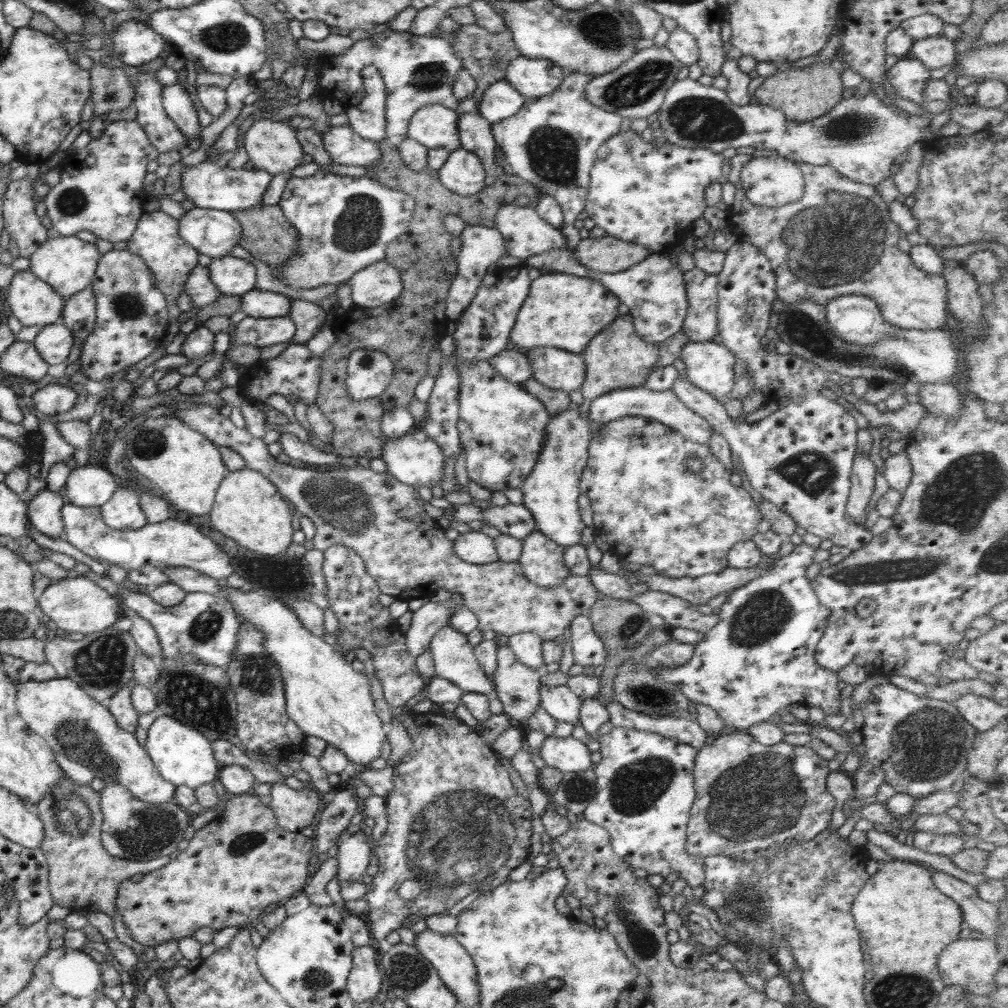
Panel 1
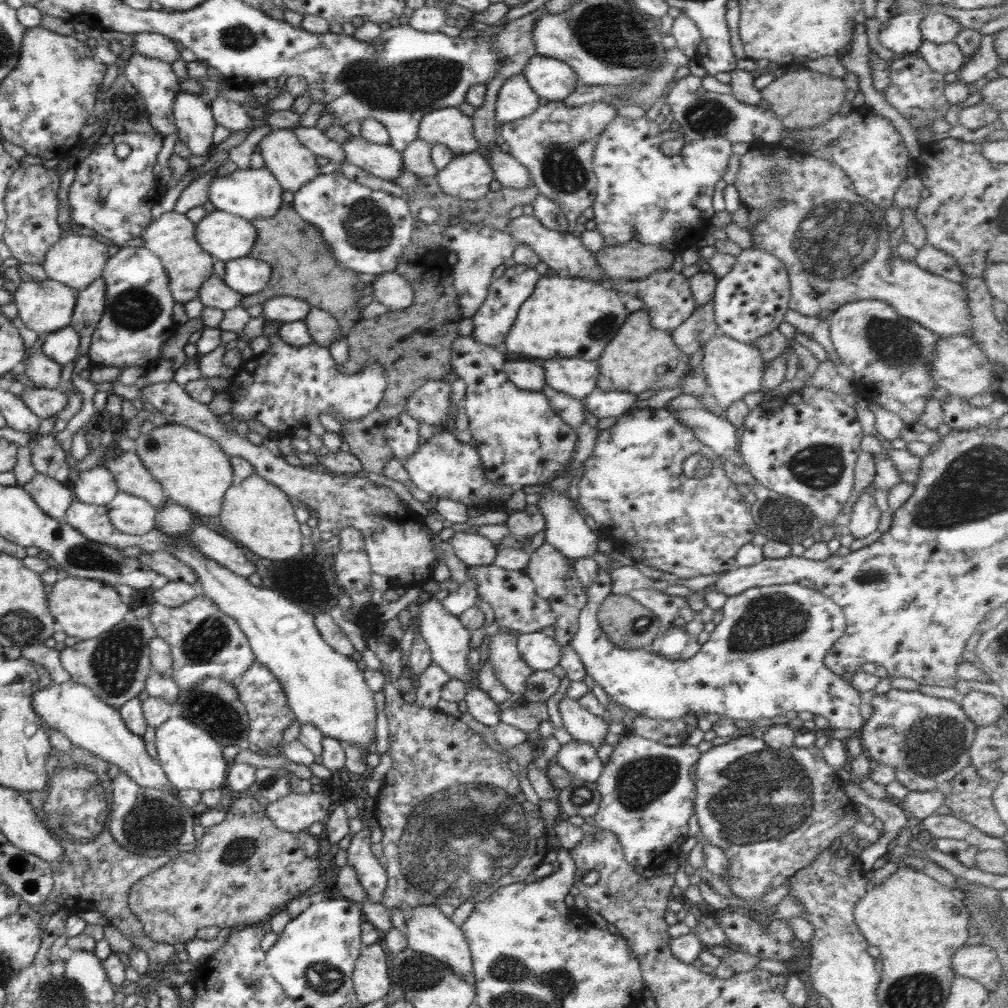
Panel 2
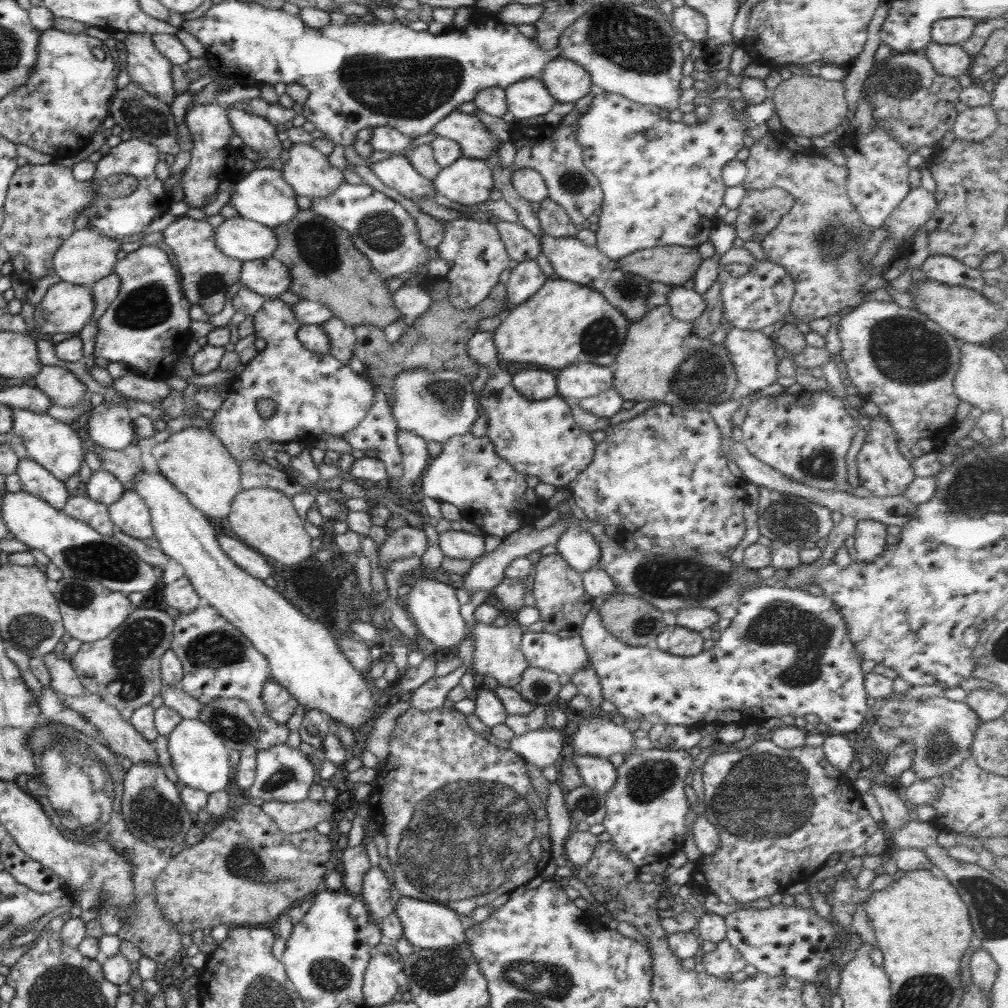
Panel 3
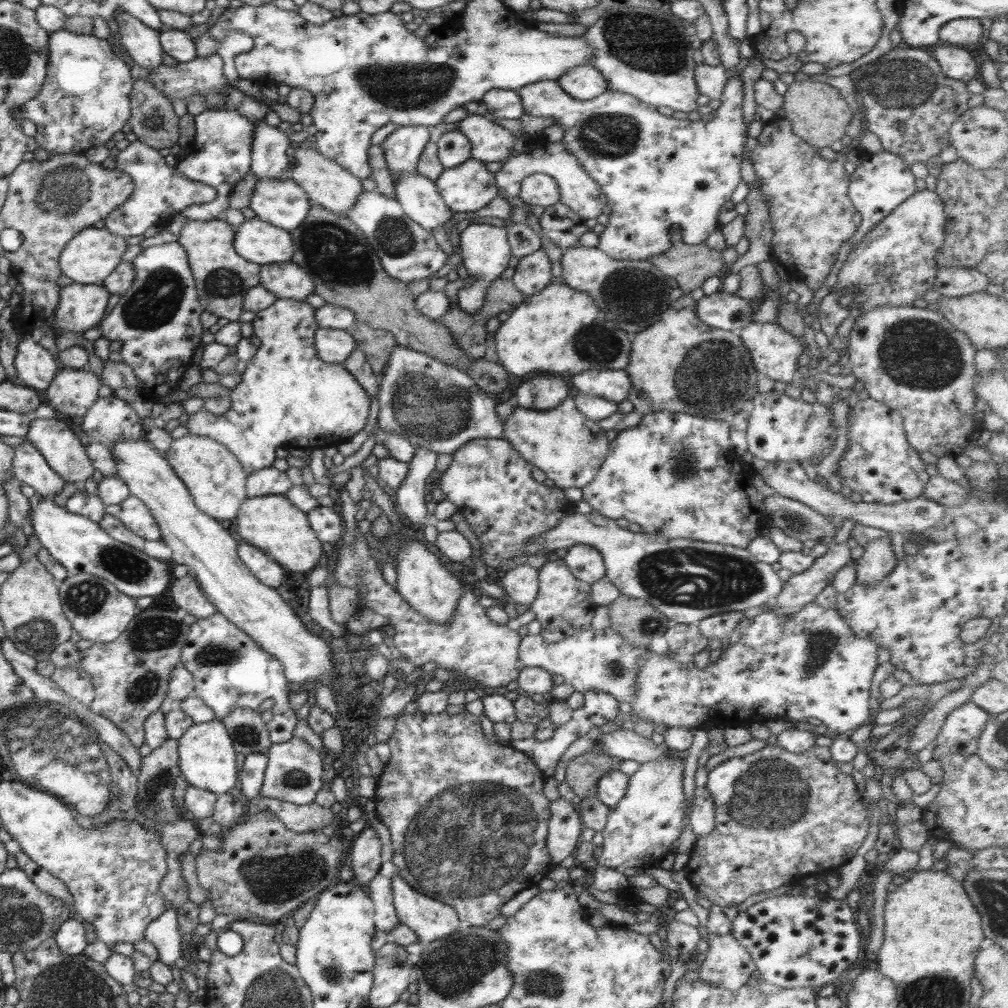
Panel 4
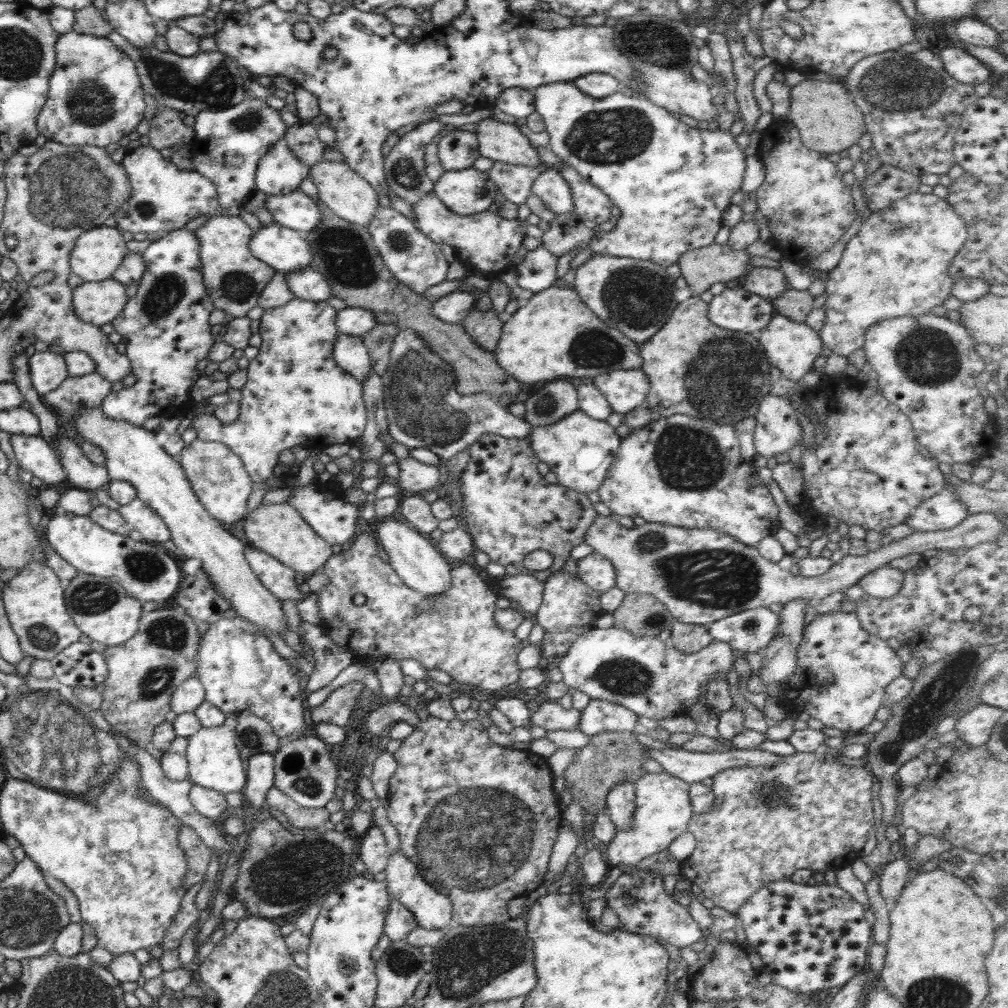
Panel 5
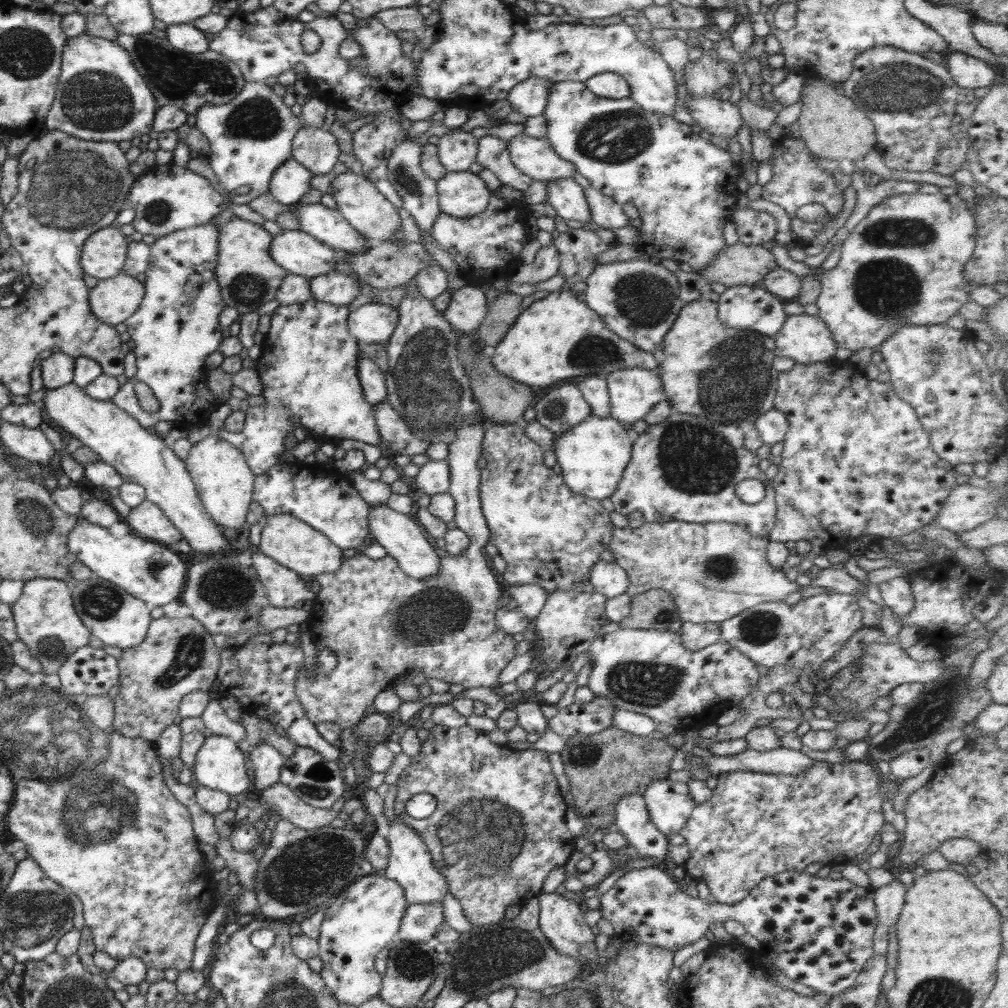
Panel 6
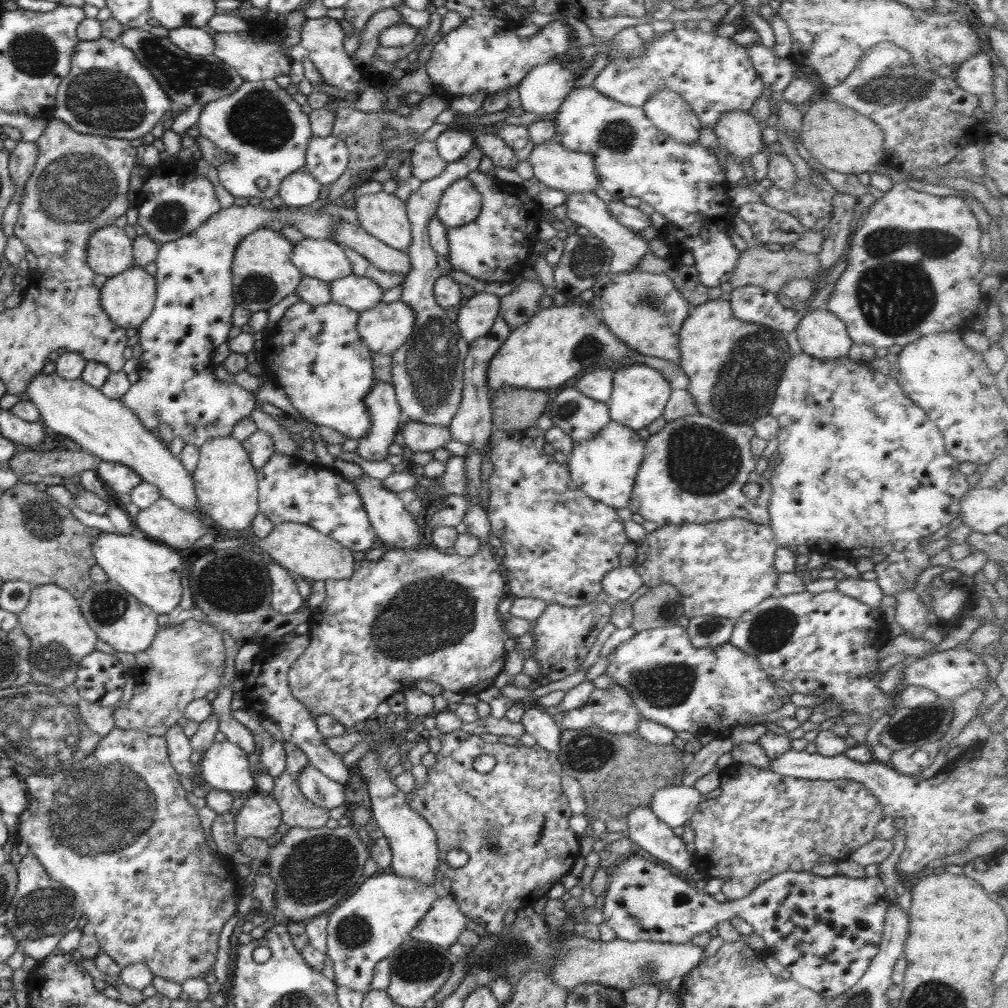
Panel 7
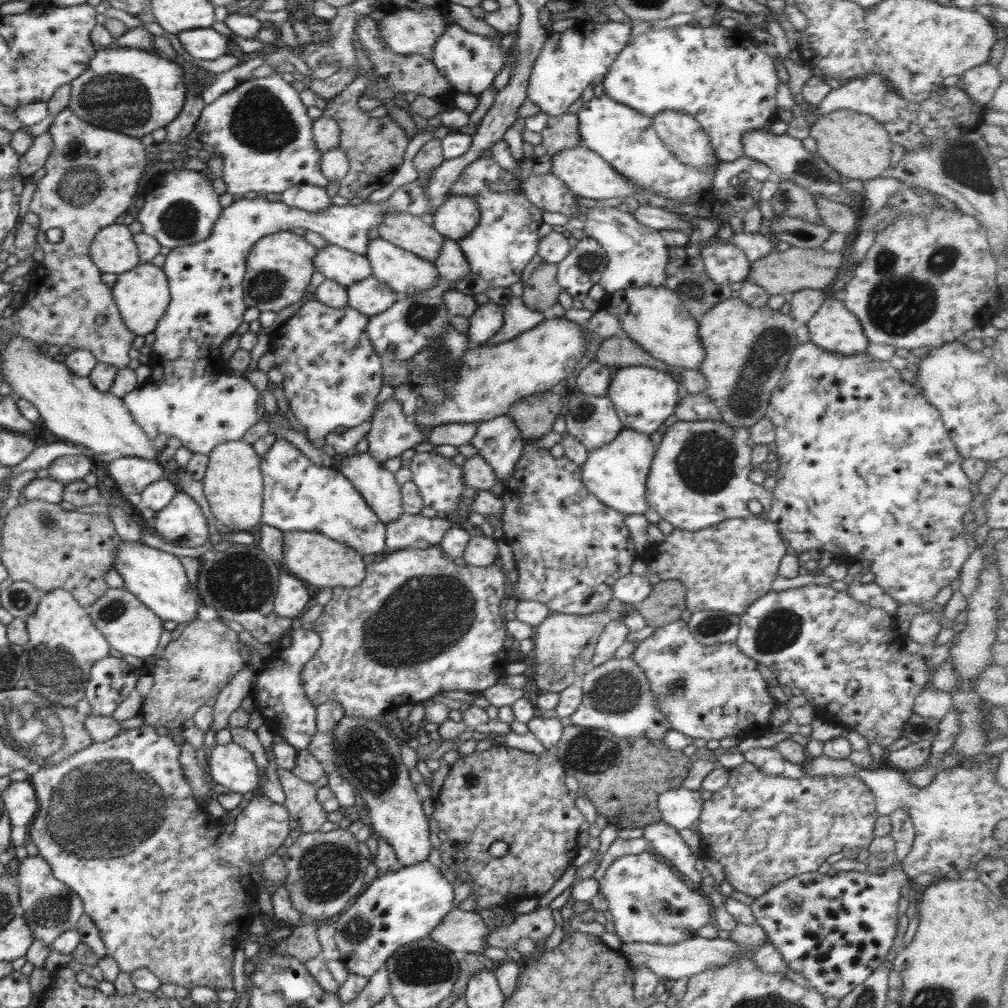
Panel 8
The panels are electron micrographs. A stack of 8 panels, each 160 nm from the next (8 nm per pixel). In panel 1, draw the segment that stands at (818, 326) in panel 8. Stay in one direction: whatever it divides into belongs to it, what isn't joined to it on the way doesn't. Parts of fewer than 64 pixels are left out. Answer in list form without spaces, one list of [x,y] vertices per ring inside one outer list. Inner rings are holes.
[[[717,340],[689,342],[682,347],[679,357],[685,364],[686,380],[717,399],[724,398],[736,383],[735,354]]]

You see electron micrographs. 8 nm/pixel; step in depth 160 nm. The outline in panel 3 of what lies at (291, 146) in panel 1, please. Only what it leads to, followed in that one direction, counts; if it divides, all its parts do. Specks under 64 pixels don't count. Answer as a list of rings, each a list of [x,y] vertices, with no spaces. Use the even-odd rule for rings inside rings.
[[[293,143],[289,149],[289,158],[280,173],[284,180],[294,189],[297,196],[308,196],[308,198],[322,198],[335,191],[339,184],[345,182],[343,172],[329,164],[328,156],[318,151],[310,144]]]

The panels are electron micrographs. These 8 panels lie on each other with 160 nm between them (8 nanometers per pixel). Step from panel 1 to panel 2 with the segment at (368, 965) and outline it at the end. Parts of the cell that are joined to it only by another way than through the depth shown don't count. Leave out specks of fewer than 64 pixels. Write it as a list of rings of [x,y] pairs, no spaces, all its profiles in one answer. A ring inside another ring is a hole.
[[[380,943],[363,945],[353,971],[354,991],[363,1006],[381,1004],[390,990],[389,955]]]

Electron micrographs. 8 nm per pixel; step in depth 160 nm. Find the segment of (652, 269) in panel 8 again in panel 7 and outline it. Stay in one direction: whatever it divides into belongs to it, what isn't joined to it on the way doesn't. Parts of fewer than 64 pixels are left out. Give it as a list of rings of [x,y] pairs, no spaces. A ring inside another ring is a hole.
[[[565,192],[567,194],[566,212],[567,218],[578,227],[584,226],[590,232],[590,236],[599,238],[613,253],[609,272],[629,273],[640,271],[640,262],[644,256],[651,252],[648,249],[646,239],[636,230],[626,228],[620,224],[611,214],[608,205],[594,192]]]

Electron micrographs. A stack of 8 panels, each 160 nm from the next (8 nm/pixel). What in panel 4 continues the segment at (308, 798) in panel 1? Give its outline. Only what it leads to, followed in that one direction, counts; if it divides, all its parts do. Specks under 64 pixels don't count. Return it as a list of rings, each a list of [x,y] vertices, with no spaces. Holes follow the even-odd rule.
[[[262,796],[257,802],[261,807],[272,811],[290,831],[305,833],[315,829],[324,828],[333,821],[334,813],[330,808],[326,808],[311,802],[310,804],[294,804],[293,802],[284,802],[278,798]]]

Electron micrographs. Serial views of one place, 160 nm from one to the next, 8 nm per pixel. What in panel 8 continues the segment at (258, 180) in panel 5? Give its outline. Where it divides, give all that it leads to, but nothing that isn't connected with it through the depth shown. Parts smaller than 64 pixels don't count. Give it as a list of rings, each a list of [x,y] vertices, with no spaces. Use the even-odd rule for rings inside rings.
[[[300,183],[291,186],[282,193],[281,200],[284,204],[305,211],[323,211],[332,205],[331,198],[326,193],[326,188],[313,184]]]

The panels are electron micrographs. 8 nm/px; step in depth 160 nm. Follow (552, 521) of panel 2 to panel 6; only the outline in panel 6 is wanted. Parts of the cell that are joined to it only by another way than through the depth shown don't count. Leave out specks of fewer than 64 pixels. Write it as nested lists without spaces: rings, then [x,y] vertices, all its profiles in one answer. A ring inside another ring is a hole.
[[[602,559],[591,566],[589,581],[595,592],[607,598],[624,595],[630,586],[627,572],[621,566],[618,566],[615,561]]]

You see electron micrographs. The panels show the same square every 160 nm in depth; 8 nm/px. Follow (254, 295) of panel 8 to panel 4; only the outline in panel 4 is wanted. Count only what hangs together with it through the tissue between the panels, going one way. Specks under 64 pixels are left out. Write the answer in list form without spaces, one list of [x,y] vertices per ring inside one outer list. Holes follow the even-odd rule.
[[[212,219],[209,221],[187,220],[180,231],[178,244],[181,244],[188,255],[188,263],[195,280],[195,289],[197,292],[200,306],[204,311],[211,312],[213,315],[222,318],[228,318],[229,322],[236,322],[240,318],[243,310],[243,296],[259,284],[260,264],[245,260],[240,257],[233,245],[235,227],[228,224],[225,219]]]

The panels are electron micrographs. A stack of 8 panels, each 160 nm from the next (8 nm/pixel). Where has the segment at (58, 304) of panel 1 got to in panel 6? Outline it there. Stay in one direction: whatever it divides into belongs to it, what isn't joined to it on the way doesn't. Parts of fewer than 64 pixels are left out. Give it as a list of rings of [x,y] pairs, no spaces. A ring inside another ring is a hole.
[[[124,272],[111,279],[99,279],[88,293],[91,313],[115,326],[132,316],[144,298],[145,285]]]

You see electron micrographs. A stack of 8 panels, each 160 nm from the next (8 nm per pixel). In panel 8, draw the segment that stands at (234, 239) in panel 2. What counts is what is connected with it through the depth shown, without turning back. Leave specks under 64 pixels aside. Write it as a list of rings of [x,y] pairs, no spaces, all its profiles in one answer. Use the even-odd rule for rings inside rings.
[[[329,244],[318,249],[314,268],[327,279],[335,280],[344,286],[354,284],[371,274],[370,261],[364,255]]]

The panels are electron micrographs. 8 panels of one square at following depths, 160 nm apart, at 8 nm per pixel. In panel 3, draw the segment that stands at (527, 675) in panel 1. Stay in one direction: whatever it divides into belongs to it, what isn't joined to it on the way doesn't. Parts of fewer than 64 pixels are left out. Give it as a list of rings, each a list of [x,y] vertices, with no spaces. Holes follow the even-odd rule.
[[[511,622],[502,627],[493,624],[474,624],[474,646],[472,669],[482,676],[490,676],[500,685],[511,689],[521,681],[523,672],[529,667],[529,662],[521,651],[522,629],[519,624]]]

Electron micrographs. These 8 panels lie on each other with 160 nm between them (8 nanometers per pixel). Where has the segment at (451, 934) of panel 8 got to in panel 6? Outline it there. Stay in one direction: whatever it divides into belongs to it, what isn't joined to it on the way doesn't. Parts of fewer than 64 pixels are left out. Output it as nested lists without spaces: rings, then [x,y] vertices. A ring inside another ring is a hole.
[[[442,902],[407,906],[398,929],[400,941],[434,943],[439,926],[445,922]]]

